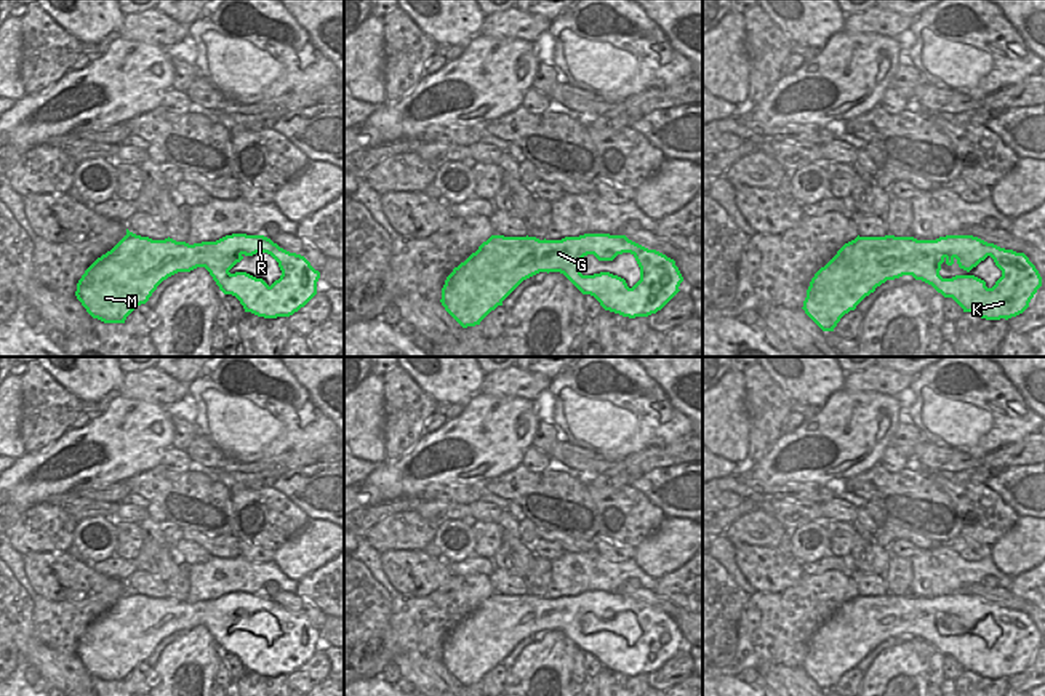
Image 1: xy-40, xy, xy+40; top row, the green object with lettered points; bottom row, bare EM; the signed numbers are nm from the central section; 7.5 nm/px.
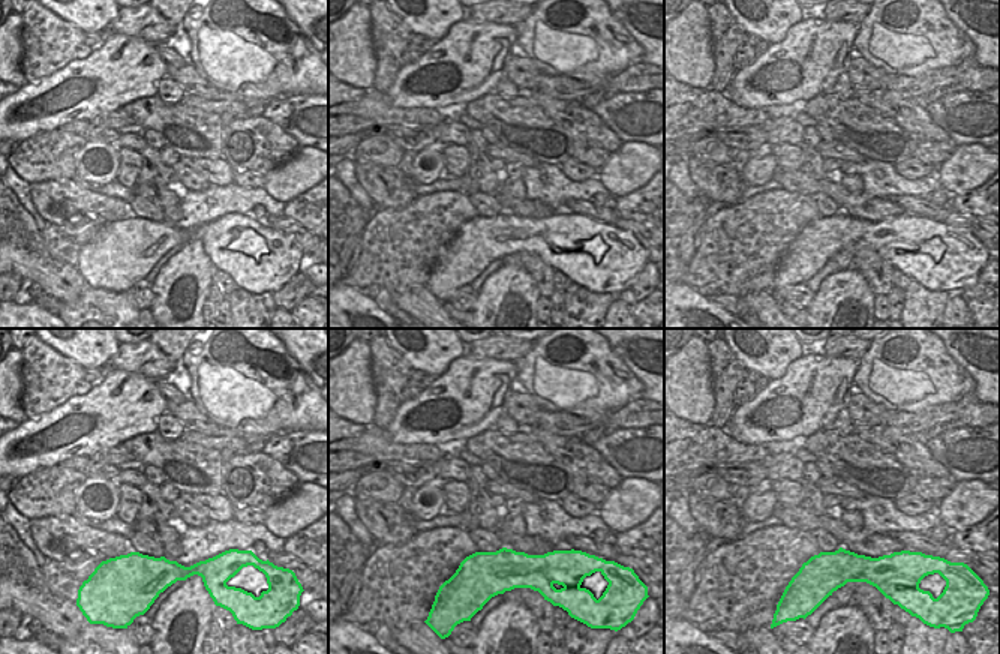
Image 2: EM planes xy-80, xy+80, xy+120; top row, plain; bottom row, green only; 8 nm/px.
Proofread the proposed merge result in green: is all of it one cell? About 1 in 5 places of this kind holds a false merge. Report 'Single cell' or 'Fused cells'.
Single cell

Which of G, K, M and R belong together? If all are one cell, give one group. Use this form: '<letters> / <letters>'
G K M R

